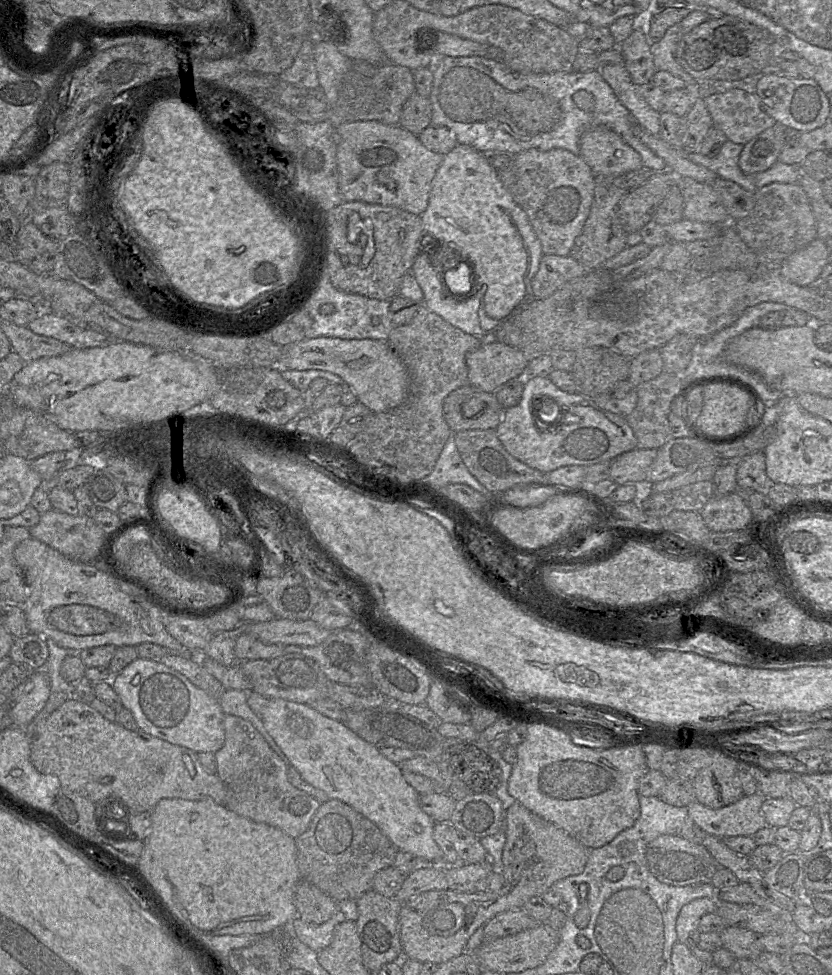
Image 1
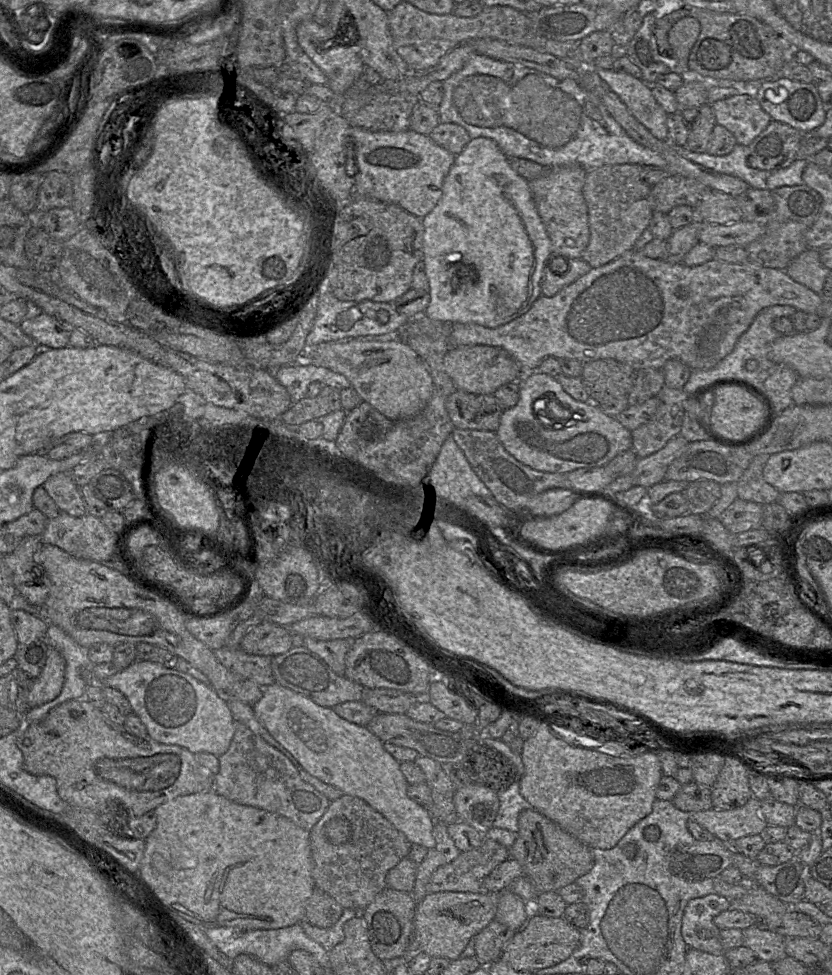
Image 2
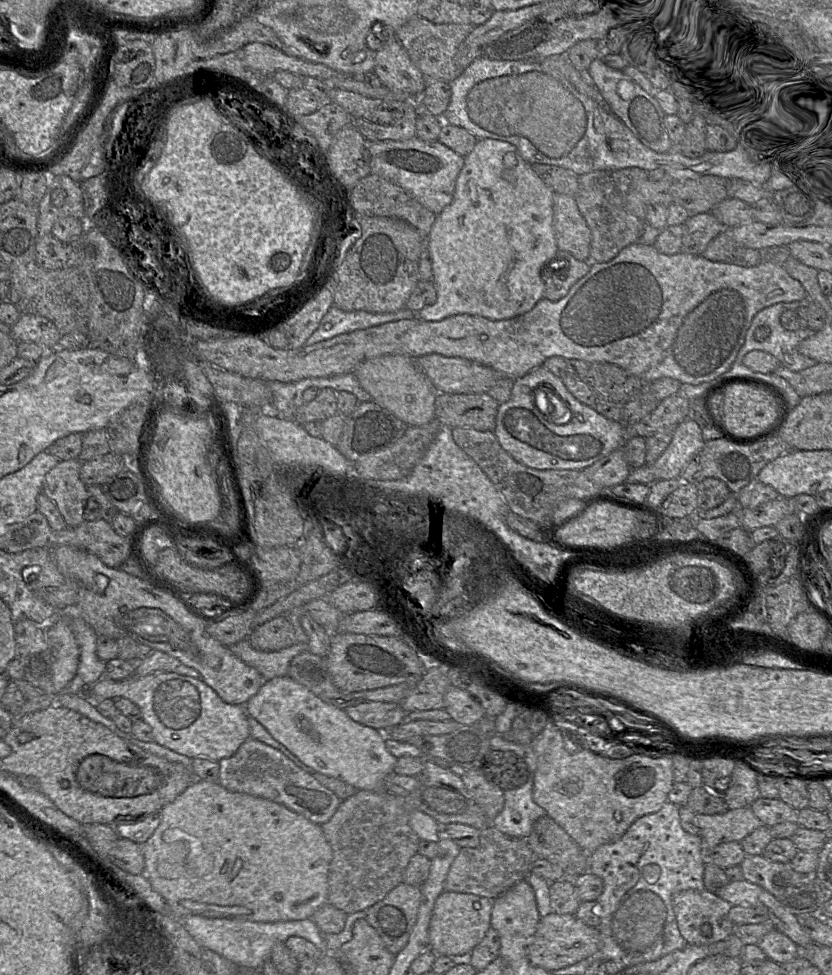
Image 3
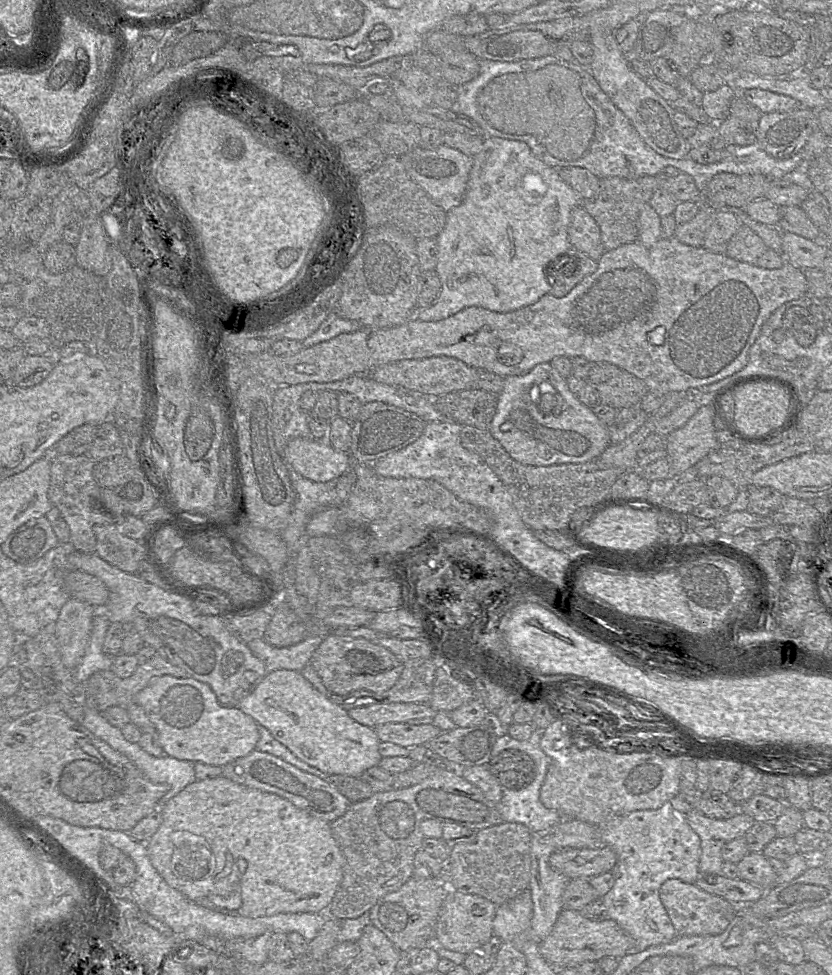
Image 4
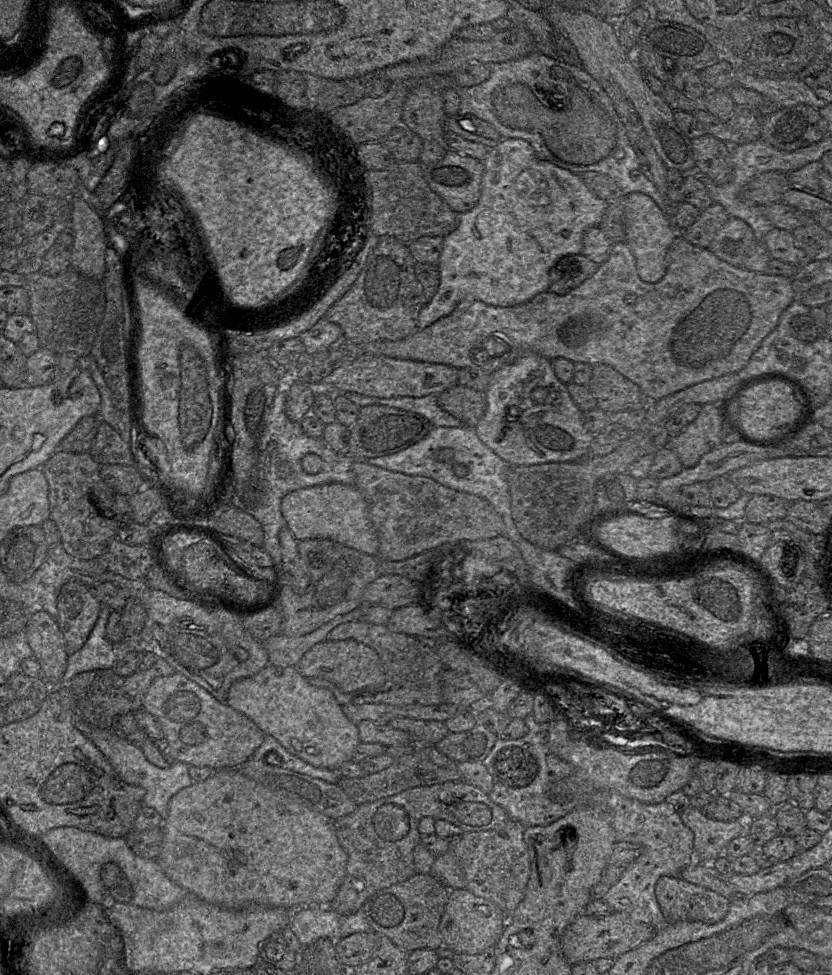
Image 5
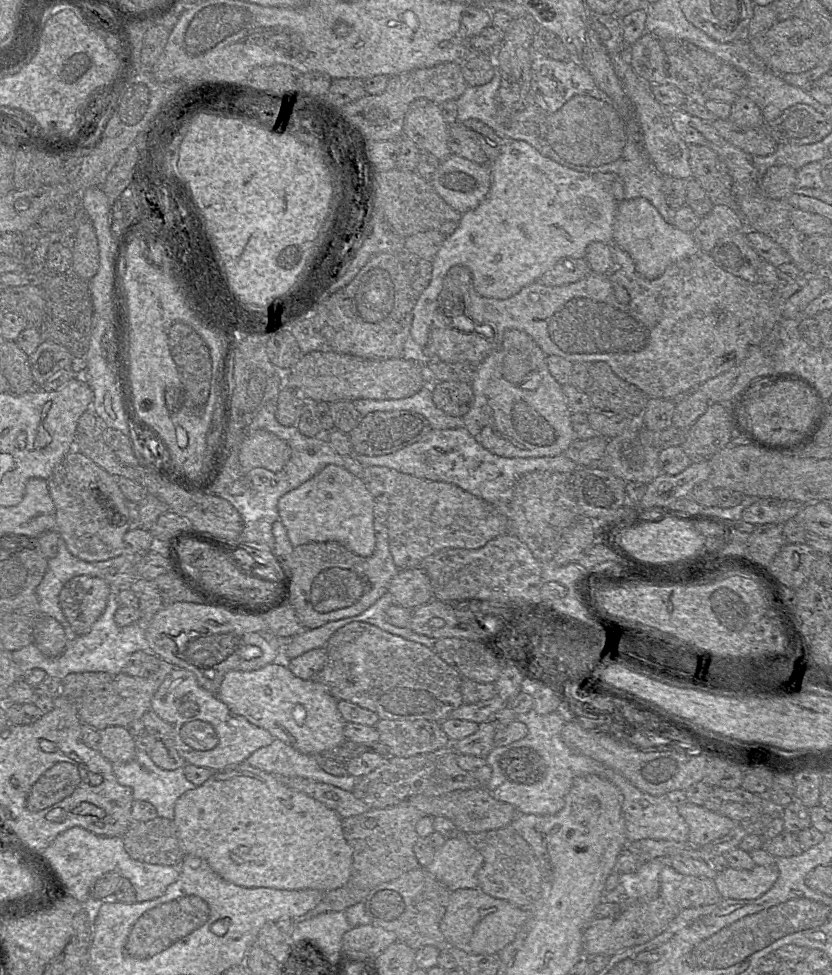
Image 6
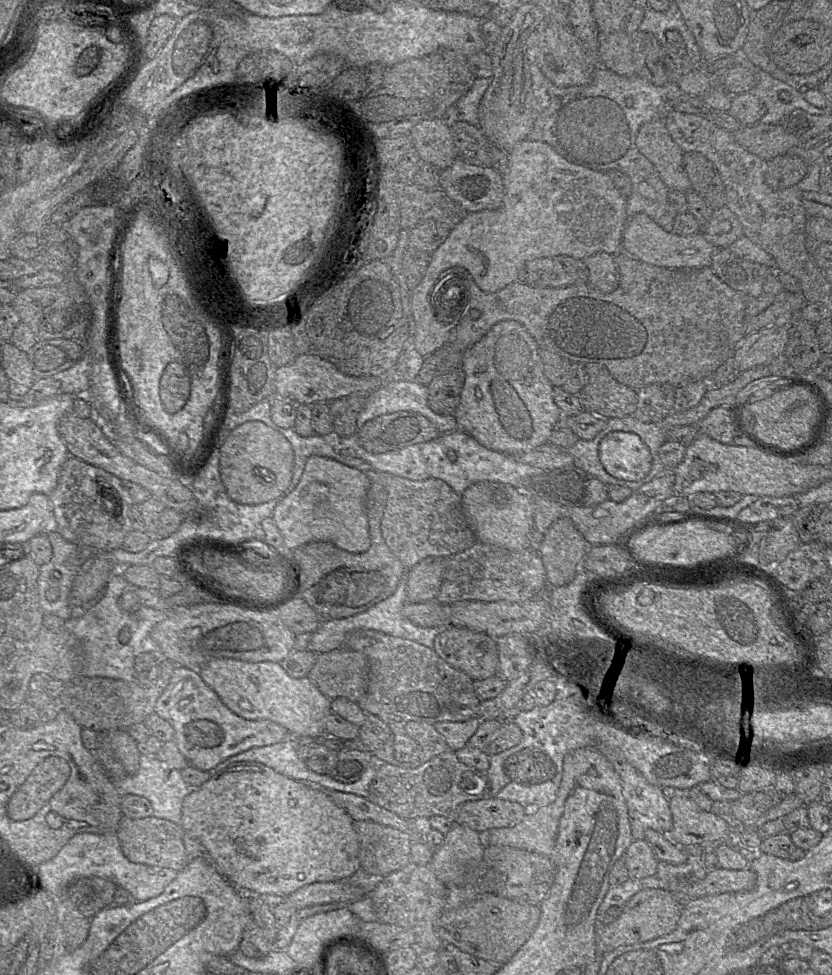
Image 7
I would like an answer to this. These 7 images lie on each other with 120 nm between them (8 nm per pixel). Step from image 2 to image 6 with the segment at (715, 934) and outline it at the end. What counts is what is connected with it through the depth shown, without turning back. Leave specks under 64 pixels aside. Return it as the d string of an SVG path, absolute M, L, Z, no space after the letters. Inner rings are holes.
M670 865L659 874L659 896L674 917L684 909L715 904L722 899L713 879L684 875Z

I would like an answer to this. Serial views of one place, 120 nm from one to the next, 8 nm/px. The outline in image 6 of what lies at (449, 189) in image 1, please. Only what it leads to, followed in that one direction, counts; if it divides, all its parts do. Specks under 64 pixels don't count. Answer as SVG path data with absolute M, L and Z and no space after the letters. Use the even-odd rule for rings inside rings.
M505 140L498 156L488 165L490 189L486 198L475 209L463 213L458 227L446 236L432 259L430 283L416 298L410 337L422 348L428 343L434 318L444 310L444 307L440 307L441 290L443 279L451 267L467 267L472 275L474 289L480 296L504 300L538 281L561 258L584 258L590 243L613 242L613 224L618 202L592 175L557 163L522 140Z

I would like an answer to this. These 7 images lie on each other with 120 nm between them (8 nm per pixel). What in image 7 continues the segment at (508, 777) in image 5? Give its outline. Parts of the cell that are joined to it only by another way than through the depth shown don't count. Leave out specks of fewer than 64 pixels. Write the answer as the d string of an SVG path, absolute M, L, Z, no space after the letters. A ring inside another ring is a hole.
M524 748L505 760L503 771L512 781L537 784L553 777L555 765L544 752Z

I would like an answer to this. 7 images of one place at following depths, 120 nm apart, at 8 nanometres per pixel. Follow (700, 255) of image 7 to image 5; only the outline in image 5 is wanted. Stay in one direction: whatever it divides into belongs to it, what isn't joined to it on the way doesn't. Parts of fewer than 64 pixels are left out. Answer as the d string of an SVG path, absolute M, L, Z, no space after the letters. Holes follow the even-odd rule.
M633 192L624 197L625 243L635 258L637 274L643 282L656 283L666 273L667 251L680 236L667 216L647 195Z

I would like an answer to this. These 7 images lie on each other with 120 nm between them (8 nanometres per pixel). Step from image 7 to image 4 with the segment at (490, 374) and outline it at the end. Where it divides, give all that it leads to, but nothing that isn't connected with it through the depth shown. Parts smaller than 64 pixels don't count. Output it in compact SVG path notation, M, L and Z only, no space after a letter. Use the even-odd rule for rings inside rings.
M550 362L536 365L525 375L504 378L504 387L497 395L496 412L488 430L510 457L522 465L584 463L596 459L610 445L608 426L573 395L566 379Z

